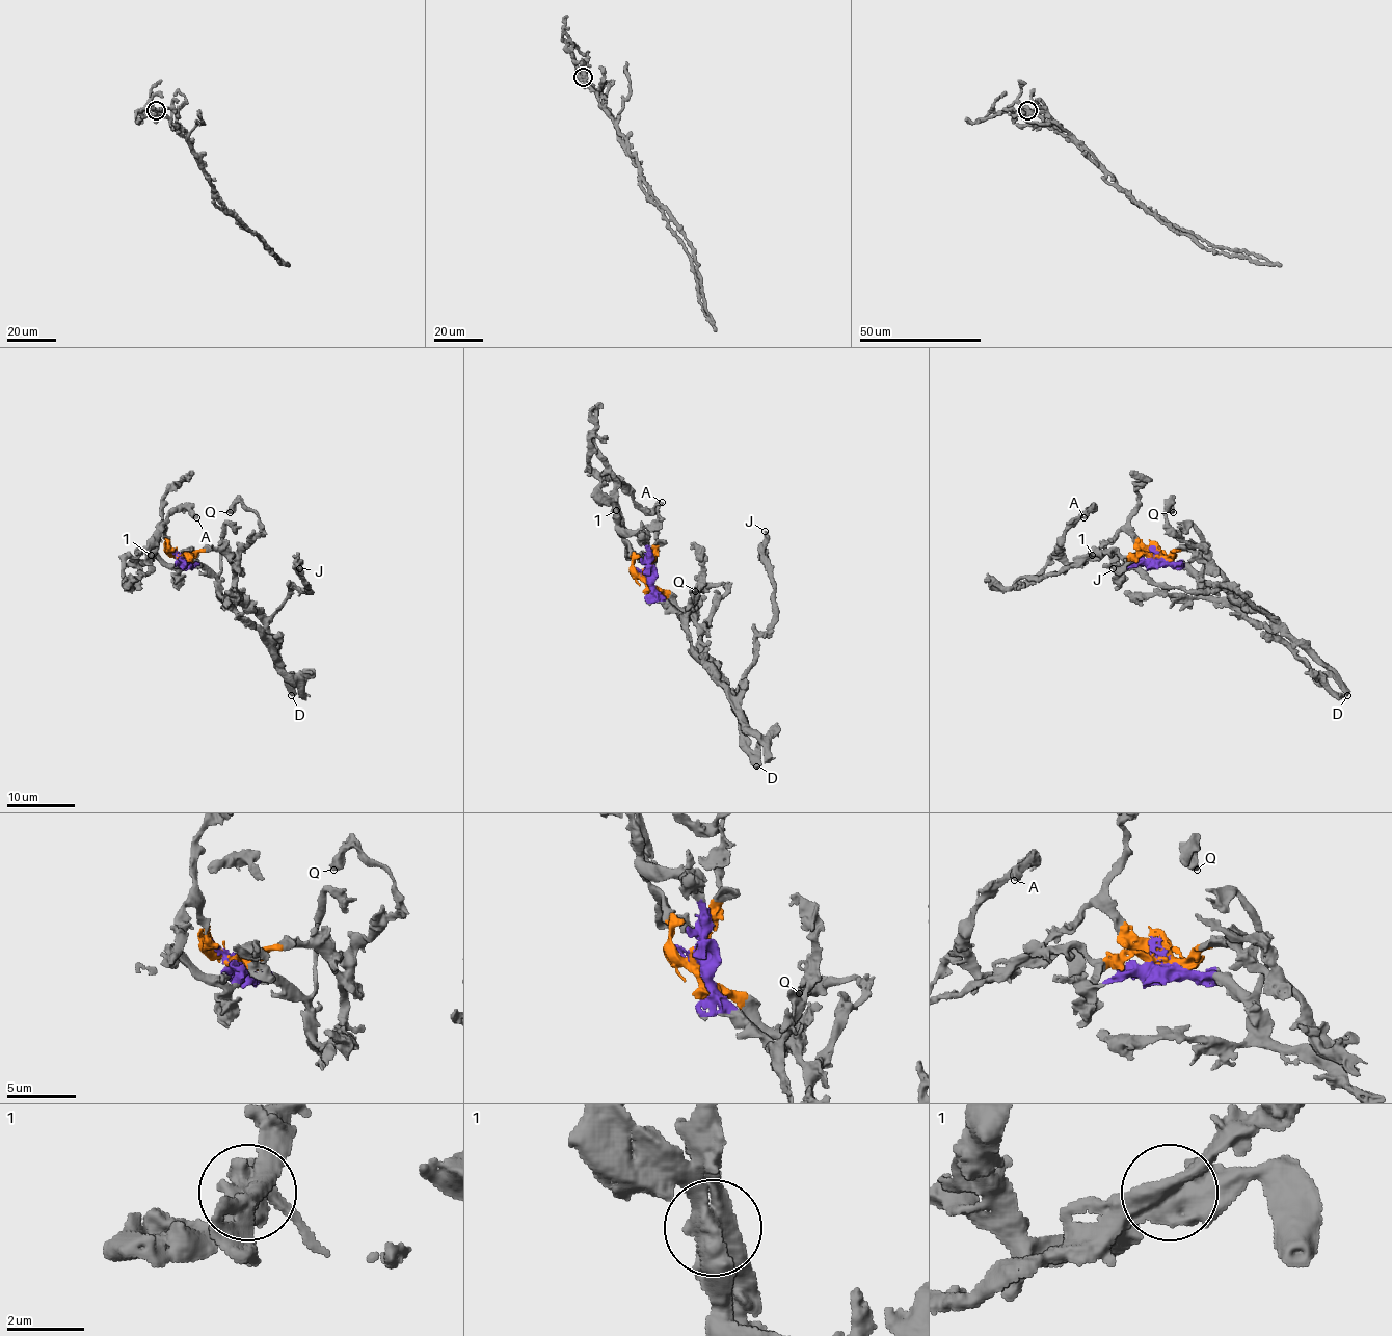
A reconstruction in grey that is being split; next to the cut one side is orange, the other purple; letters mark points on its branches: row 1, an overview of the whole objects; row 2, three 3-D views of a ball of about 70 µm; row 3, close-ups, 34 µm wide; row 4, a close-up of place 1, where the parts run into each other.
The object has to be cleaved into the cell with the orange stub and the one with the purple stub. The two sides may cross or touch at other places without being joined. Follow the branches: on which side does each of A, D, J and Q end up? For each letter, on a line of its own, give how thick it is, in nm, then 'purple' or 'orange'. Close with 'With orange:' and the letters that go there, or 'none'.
A: 420 nm | purple
D: 500 nm | orange
J: 360 nm | orange
Q: 500 nm | orange
With orange: D, J, Q

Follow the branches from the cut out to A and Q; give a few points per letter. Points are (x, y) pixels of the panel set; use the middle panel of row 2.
A: (646, 575), (646, 544), (618, 526), (600, 488), (618, 480), (642, 507), (652, 510), (663, 502)
Q: (646, 575), (671, 604), (701, 625), (708, 620), (714, 604), (725, 588), (723, 585), (704, 585), (695, 591)

